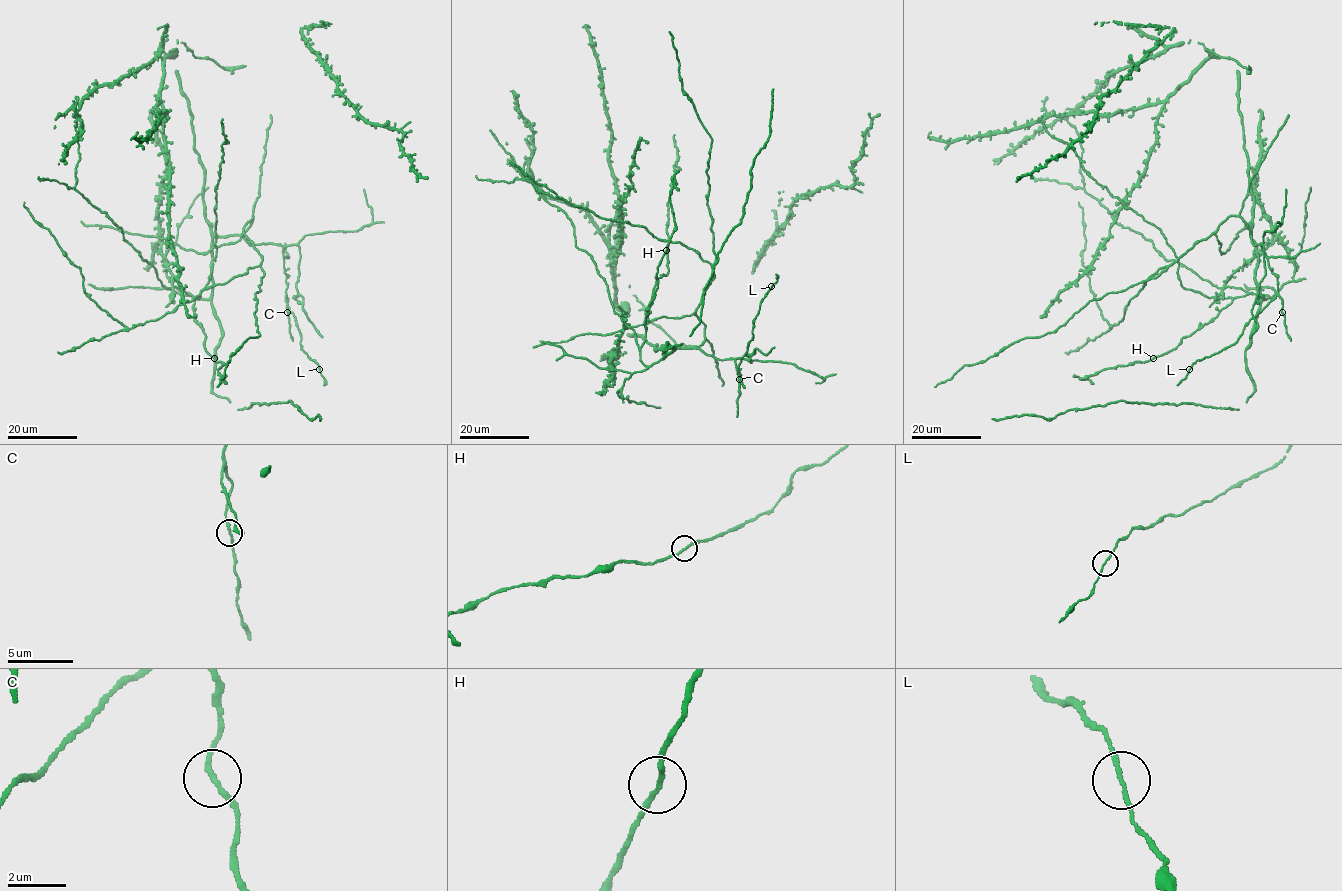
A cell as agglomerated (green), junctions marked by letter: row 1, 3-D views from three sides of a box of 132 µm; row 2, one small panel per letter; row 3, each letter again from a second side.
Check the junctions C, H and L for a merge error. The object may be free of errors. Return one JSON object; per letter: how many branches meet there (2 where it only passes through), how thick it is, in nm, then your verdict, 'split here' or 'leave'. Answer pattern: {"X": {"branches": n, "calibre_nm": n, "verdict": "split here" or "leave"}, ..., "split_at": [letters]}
{"C": {"branches": 2, "calibre_nm": 180, "verdict": "leave"}, "H": {"branches": 2, "calibre_nm": 170, "verdict": "leave"}, "L": {"branches": 2, "calibre_nm": 140, "verdict": "leave"}, "split_at": []}

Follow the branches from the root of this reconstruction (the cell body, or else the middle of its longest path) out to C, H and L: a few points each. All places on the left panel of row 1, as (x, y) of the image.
C: (102, 213), (162, 285), (201, 299), (212, 292), (214, 236), (282, 245), (287, 312)
H: (102, 213), (155, 269), (162, 285), (182, 287), (193, 297), (195, 321), (206, 335), (204, 346), (214, 358)
L: (102, 213), (162, 285), (201, 299), (212, 292), (214, 236), (282, 245), (285, 301), (301, 348), (319, 369)

